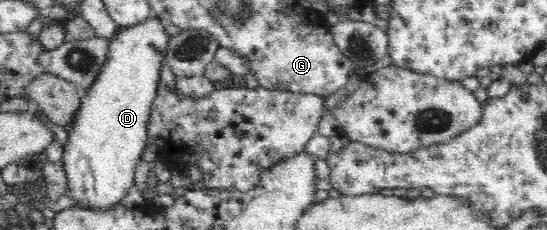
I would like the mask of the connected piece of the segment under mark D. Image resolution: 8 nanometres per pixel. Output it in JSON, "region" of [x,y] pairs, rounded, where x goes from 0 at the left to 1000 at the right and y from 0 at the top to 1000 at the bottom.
{"region":[[[271,70],[267,87],[252,96],[252,104],[241,104],[241,113],[218,113],[216,130],[208,139],[208,157],[197,170],[197,217],[194,217],[194,243],[190,270],[183,278],[183,313],[176,322],[168,365],[157,383],[154,409],[146,417],[146,461],[139,470],[124,557],[121,557],[124,604],[121,626],[113,630],[113,730],[117,730],[117,757],[121,757],[121,783],[124,787],[124,813],[121,839],[113,857],[112,896],[128,896],[132,904],[146,904],[170,930],[190,930],[190,922],[201,922],[205,904],[210,904],[223,883],[223,865],[234,852],[234,835],[241,809],[247,809],[247,757],[249,726],[252,722],[252,696],[260,696],[260,670],[267,652],[267,635],[272,626],[272,530],[276,517],[278,448],[291,409],[293,365],[293,313],[296,313],[296,283],[302,278],[302,243],[305,209],[311,183],[311,148],[303,139],[303,109],[294,78],[280,78]]]}

